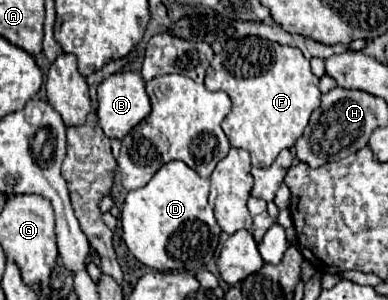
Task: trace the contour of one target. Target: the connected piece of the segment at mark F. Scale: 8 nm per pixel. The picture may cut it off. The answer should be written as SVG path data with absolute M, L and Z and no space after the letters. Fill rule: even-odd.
M248 36L244 40L230 40L224 44L222 52L214 56L208 66L204 84L208 90L224 90L232 100L232 110L222 122L230 144L234 148L244 148L252 156L252 166L268 168L284 148L292 148L308 126L310 114L320 106L318 78L310 70L310 62L294 46L272 44L264 38Z

